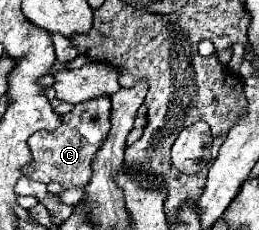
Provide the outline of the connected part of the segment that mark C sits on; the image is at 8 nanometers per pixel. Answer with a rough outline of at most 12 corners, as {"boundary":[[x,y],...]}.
{"boundary":[[111,99],[77,103],[31,135],[23,171],[65,189],[91,179],[111,129]]}

